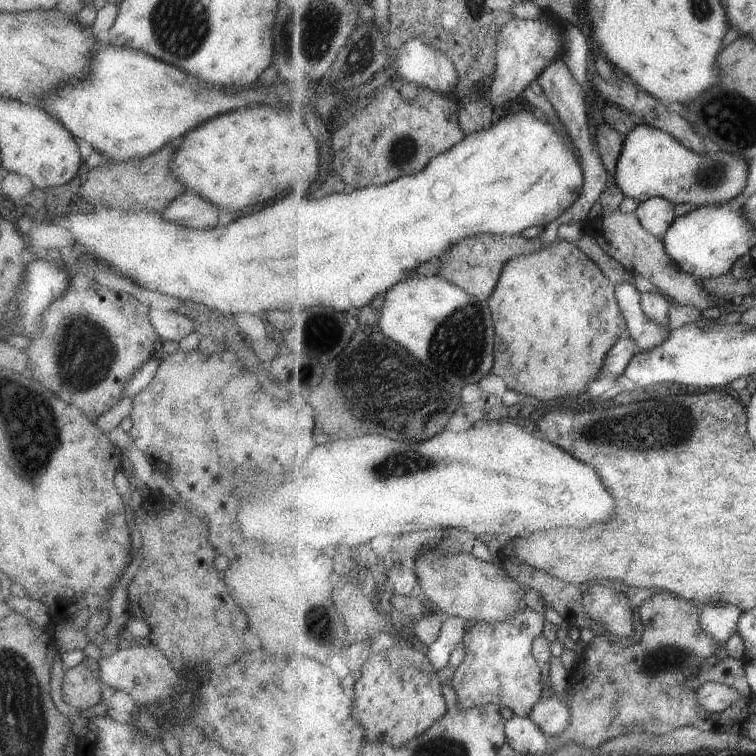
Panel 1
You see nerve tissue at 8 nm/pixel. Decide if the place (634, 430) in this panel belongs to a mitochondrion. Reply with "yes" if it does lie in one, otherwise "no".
yes

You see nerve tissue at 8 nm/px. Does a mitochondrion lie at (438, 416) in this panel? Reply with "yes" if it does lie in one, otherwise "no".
no

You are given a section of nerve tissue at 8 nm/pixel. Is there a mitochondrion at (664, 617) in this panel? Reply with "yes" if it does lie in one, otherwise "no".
no

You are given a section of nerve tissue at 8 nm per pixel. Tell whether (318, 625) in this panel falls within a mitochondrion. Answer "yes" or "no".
yes

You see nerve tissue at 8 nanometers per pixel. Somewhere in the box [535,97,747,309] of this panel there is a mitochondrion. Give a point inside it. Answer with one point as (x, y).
(714, 174)

